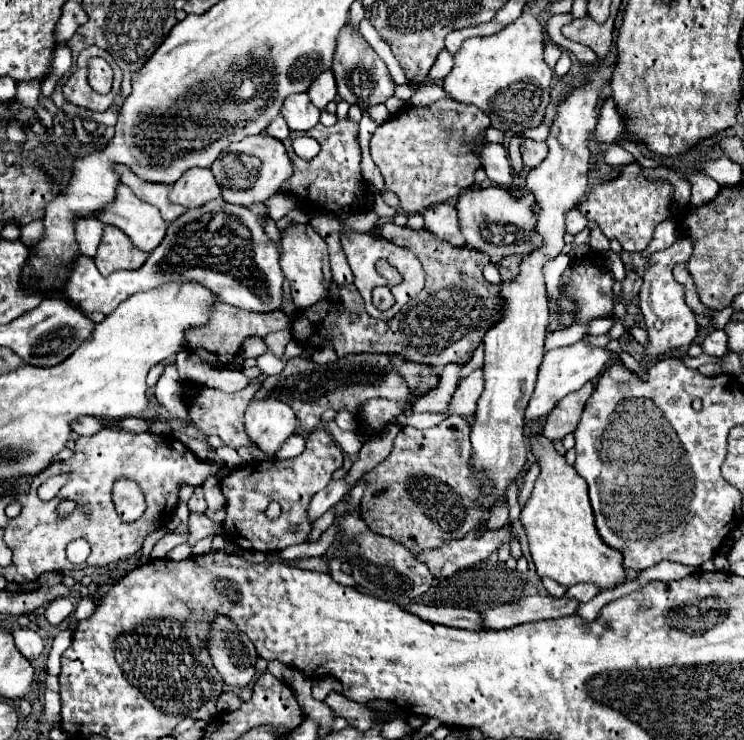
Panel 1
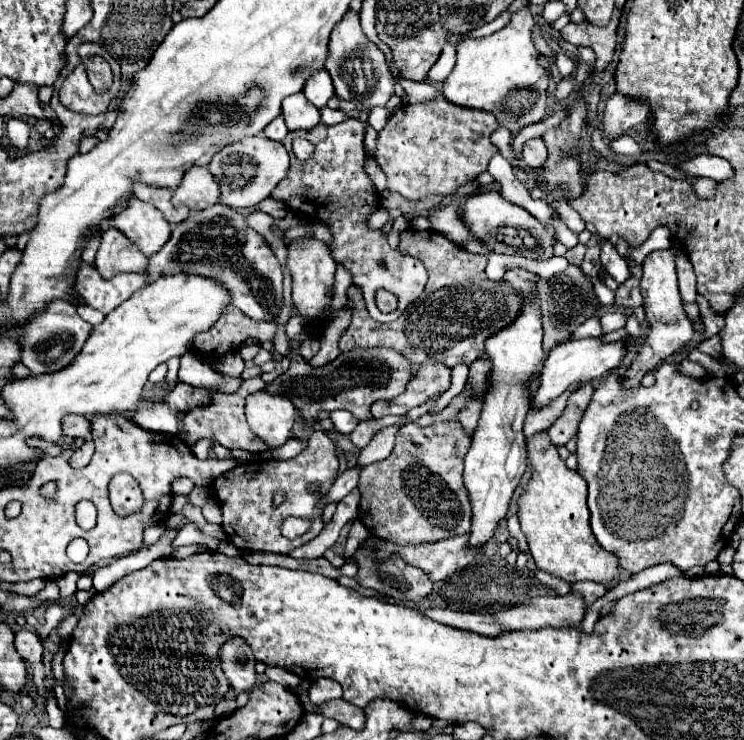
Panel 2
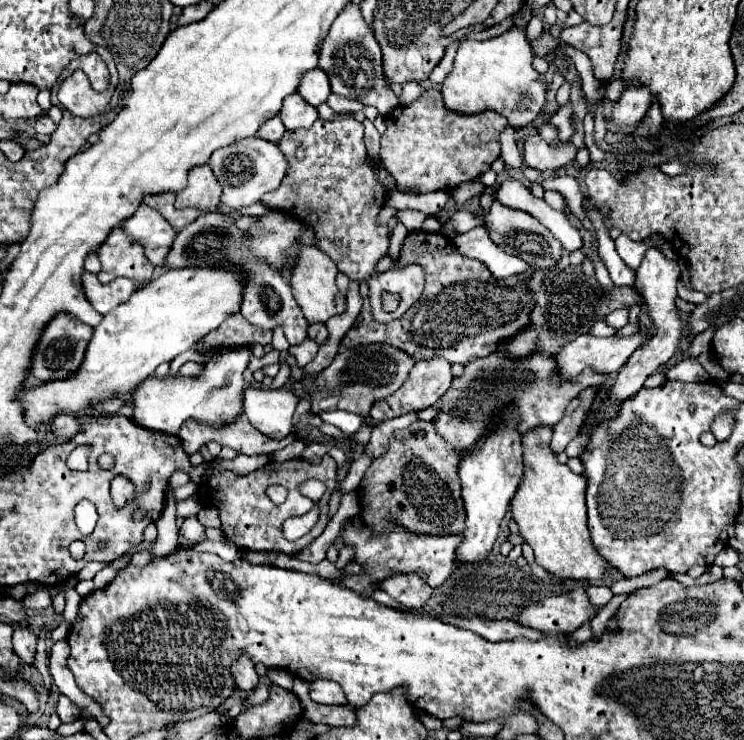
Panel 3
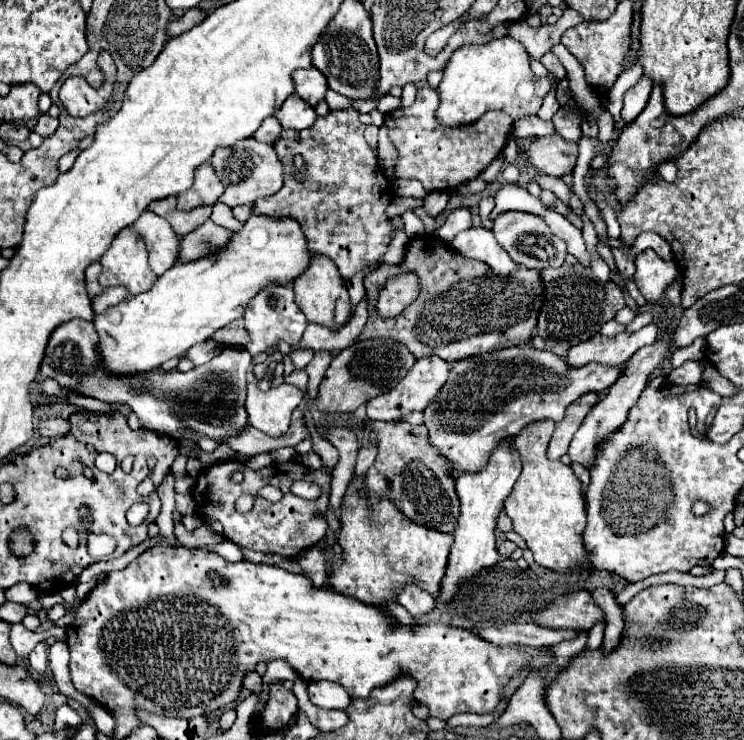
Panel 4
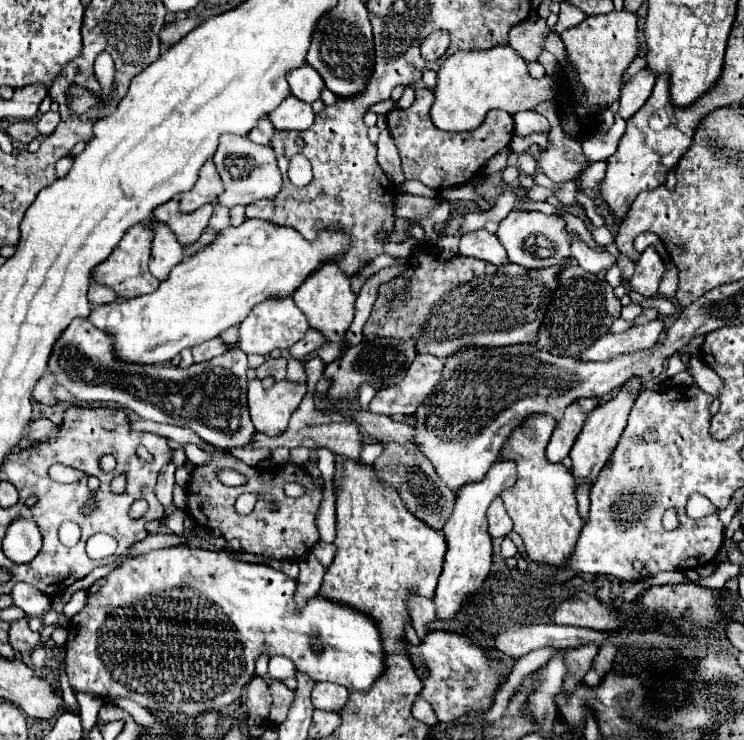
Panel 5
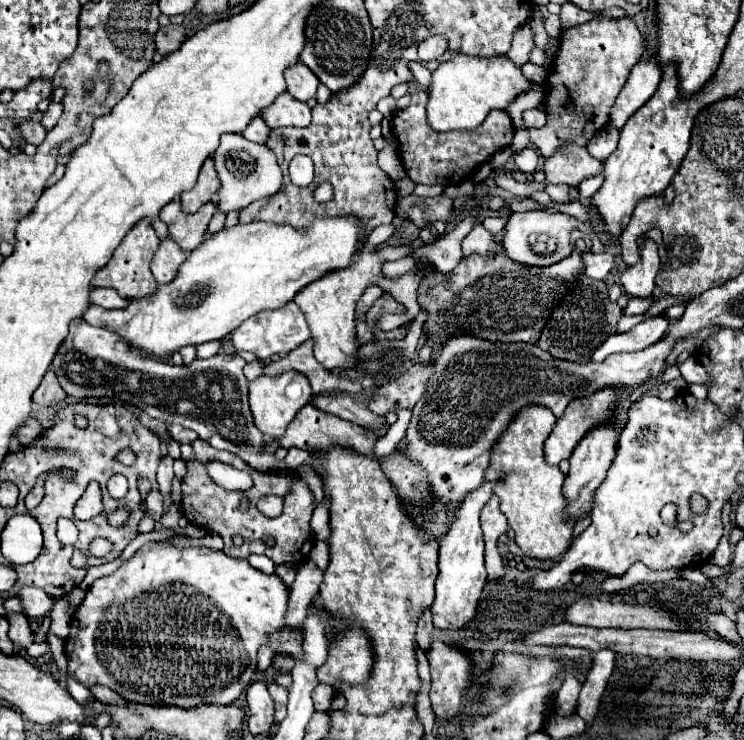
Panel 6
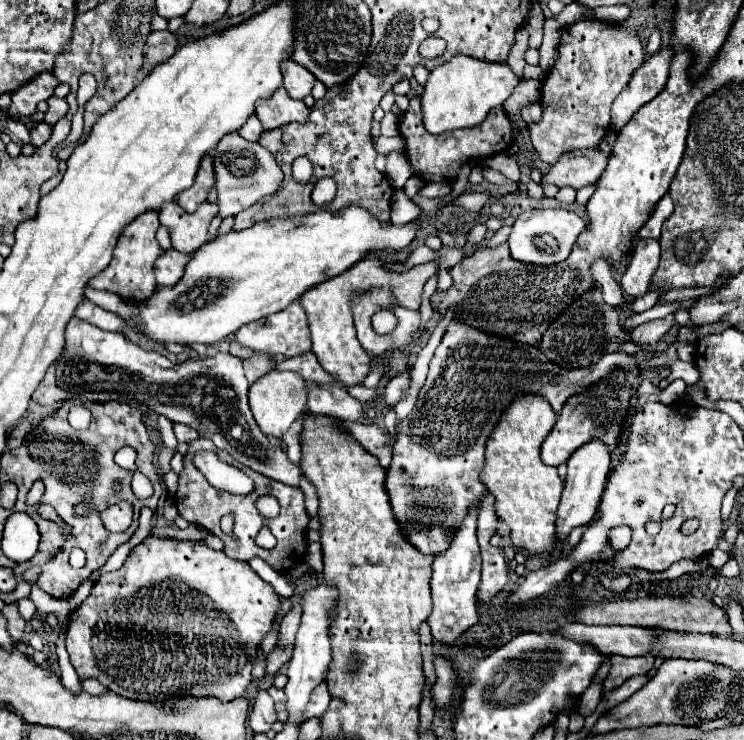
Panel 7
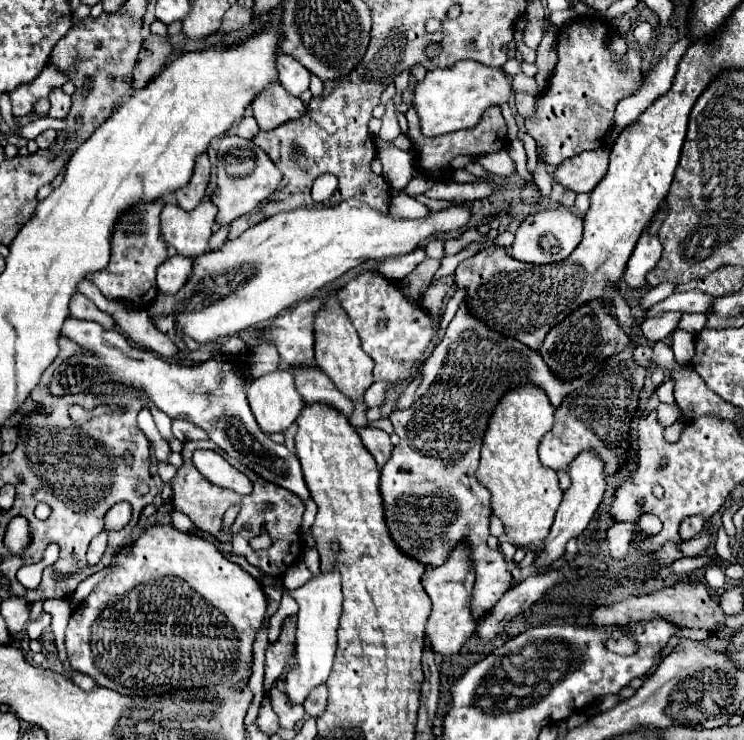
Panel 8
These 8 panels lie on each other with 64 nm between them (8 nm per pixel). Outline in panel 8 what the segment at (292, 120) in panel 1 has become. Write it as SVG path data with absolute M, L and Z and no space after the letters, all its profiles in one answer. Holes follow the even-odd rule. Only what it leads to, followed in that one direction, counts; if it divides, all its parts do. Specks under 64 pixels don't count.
M272 82L252 100L252 114L260 130L274 130L288 120L300 118L304 112L302 100L288 94L280 82Z

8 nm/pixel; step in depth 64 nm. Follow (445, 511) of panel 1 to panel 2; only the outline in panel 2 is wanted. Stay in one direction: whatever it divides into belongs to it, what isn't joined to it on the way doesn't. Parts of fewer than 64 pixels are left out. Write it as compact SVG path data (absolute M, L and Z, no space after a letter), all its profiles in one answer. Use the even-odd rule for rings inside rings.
M454 422L430 424L426 428L418 424L402 426L398 430L398 438L392 454L382 462L368 464L360 474L360 484L358 484L358 490L362 494L360 520L364 522L368 532L372 536L392 540L396 544L436 542L448 536L468 534L472 512L470 512L468 492L462 482L462 460L468 448L470 448L470 438Z

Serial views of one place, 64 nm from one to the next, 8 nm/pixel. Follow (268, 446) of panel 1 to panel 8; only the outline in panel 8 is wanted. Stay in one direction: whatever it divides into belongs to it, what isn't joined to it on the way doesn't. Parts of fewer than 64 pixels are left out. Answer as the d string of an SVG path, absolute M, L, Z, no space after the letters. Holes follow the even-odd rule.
M276 370L256 378L246 390L248 404L262 432L284 432L300 414L304 400L294 388L288 370Z

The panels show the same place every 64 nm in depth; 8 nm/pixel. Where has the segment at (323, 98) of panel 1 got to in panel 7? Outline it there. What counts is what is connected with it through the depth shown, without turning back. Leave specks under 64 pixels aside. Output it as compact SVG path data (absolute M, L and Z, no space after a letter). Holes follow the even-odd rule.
M292 58L282 60L282 76L286 92L296 100L304 100L304 96L312 92L312 86L316 82L314 74L308 72L304 66L296 64Z

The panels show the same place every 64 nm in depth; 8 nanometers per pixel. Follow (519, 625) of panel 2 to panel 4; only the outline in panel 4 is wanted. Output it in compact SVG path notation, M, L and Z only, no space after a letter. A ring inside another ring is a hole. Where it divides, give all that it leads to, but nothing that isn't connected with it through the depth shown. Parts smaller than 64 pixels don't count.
M578 590L554 600L546 610L534 614L534 622L546 628L590 630L598 622L606 622L606 614L596 606L588 590Z

